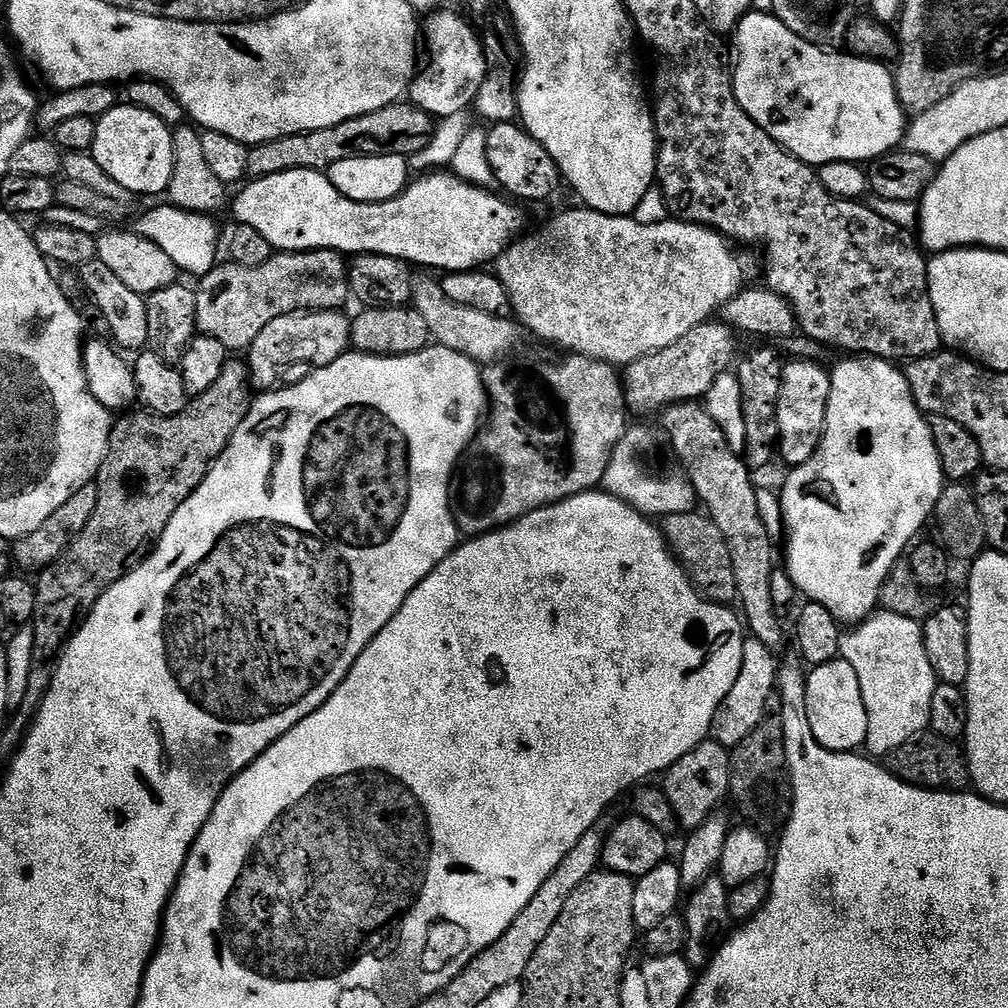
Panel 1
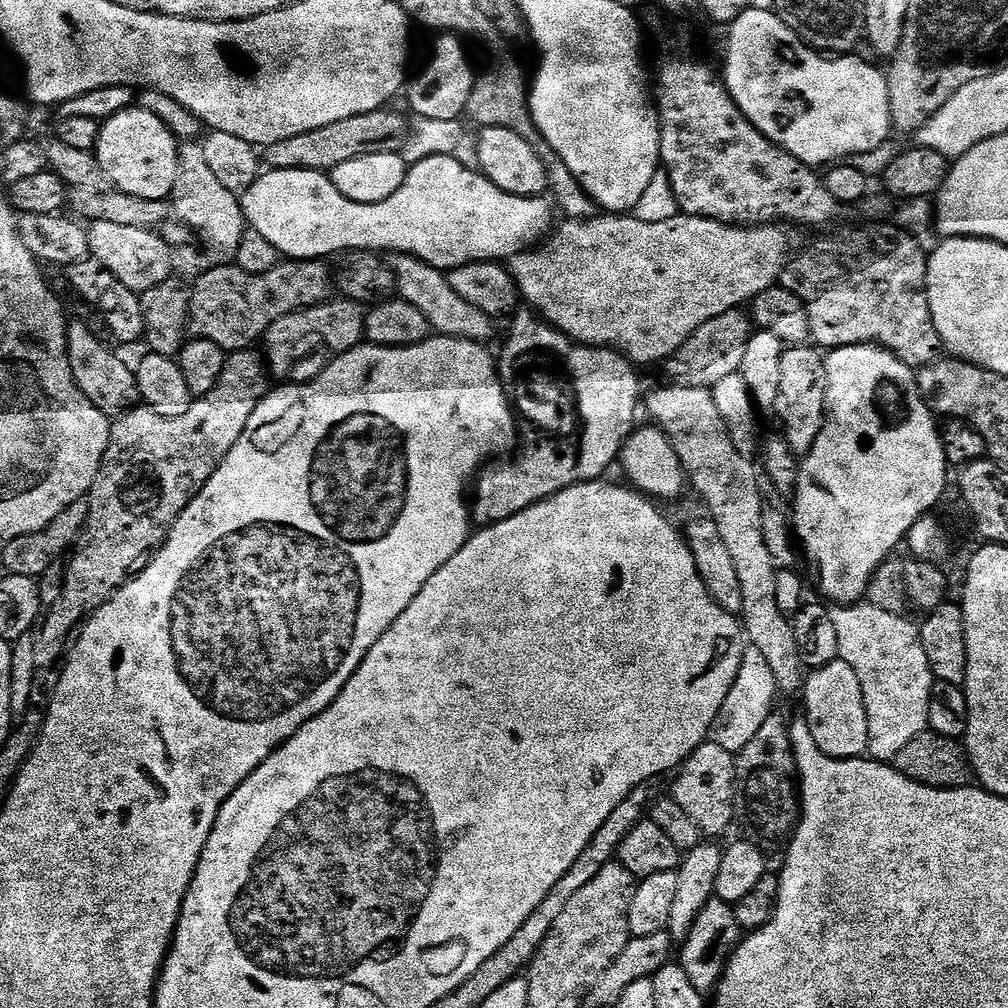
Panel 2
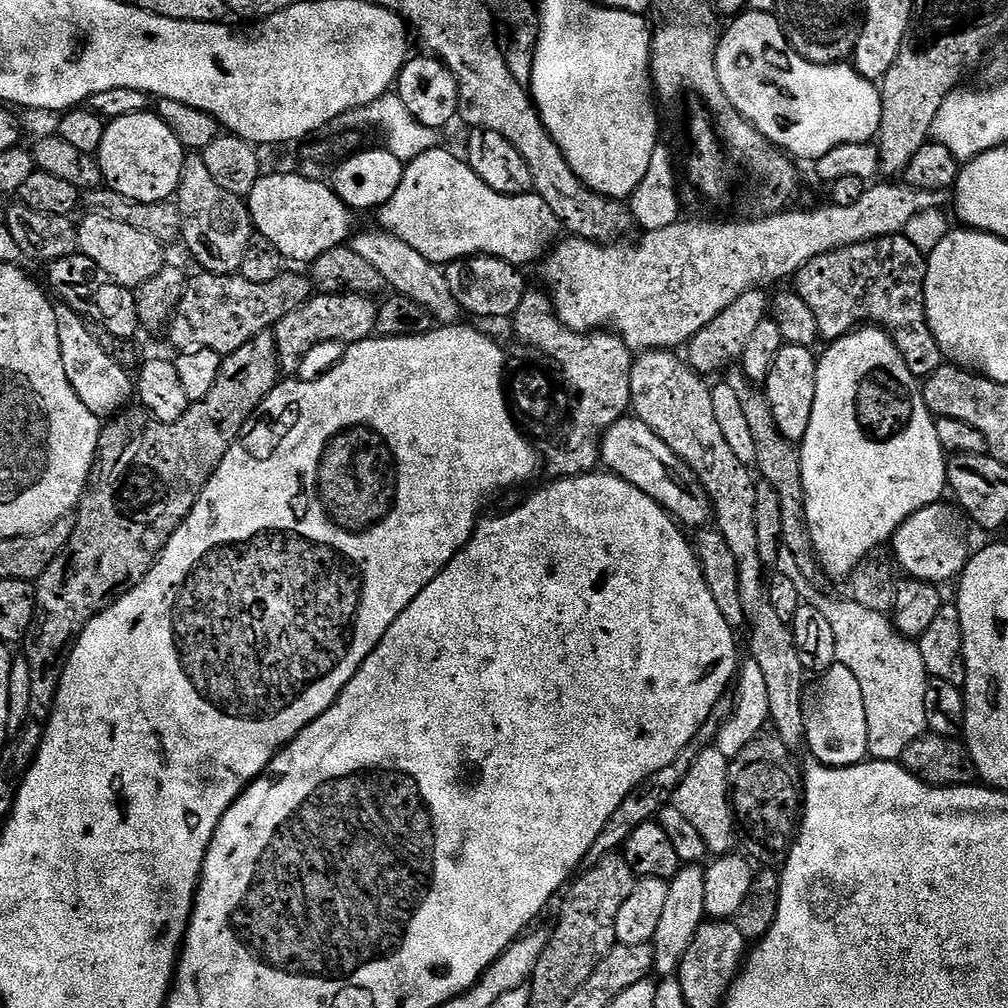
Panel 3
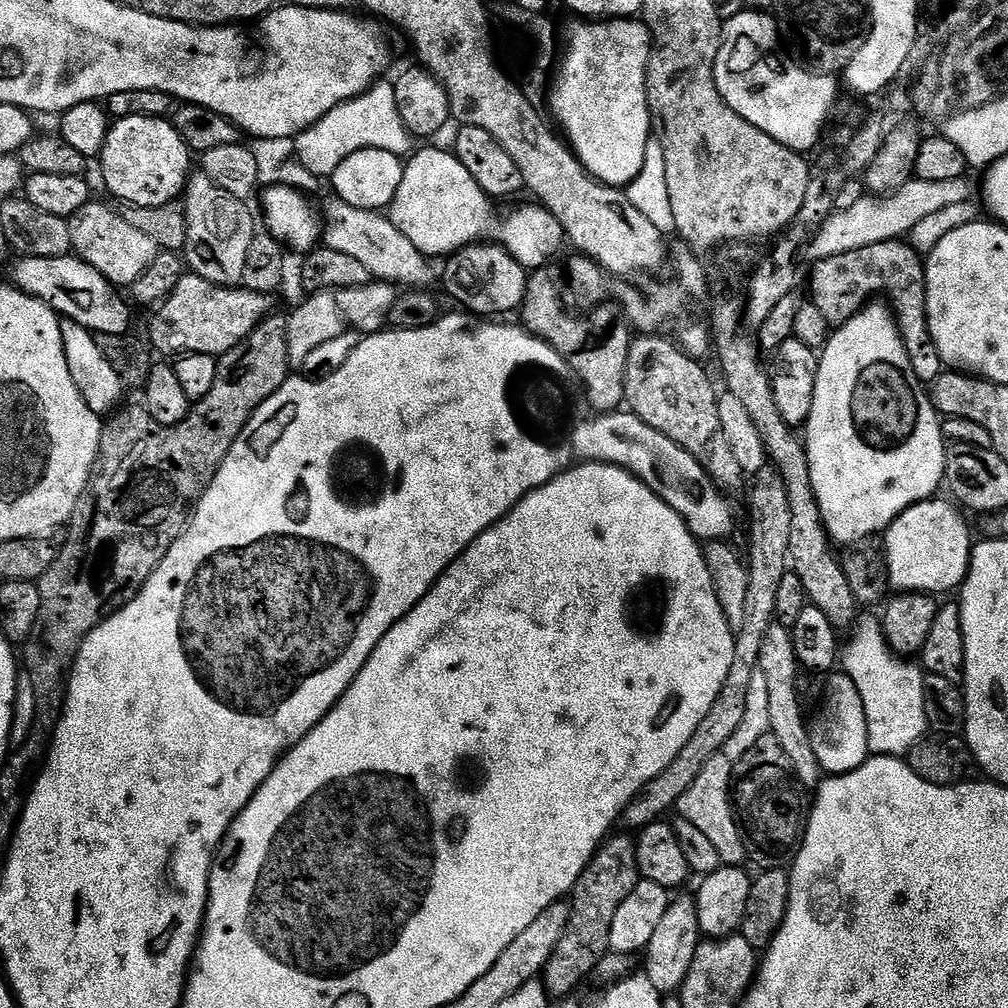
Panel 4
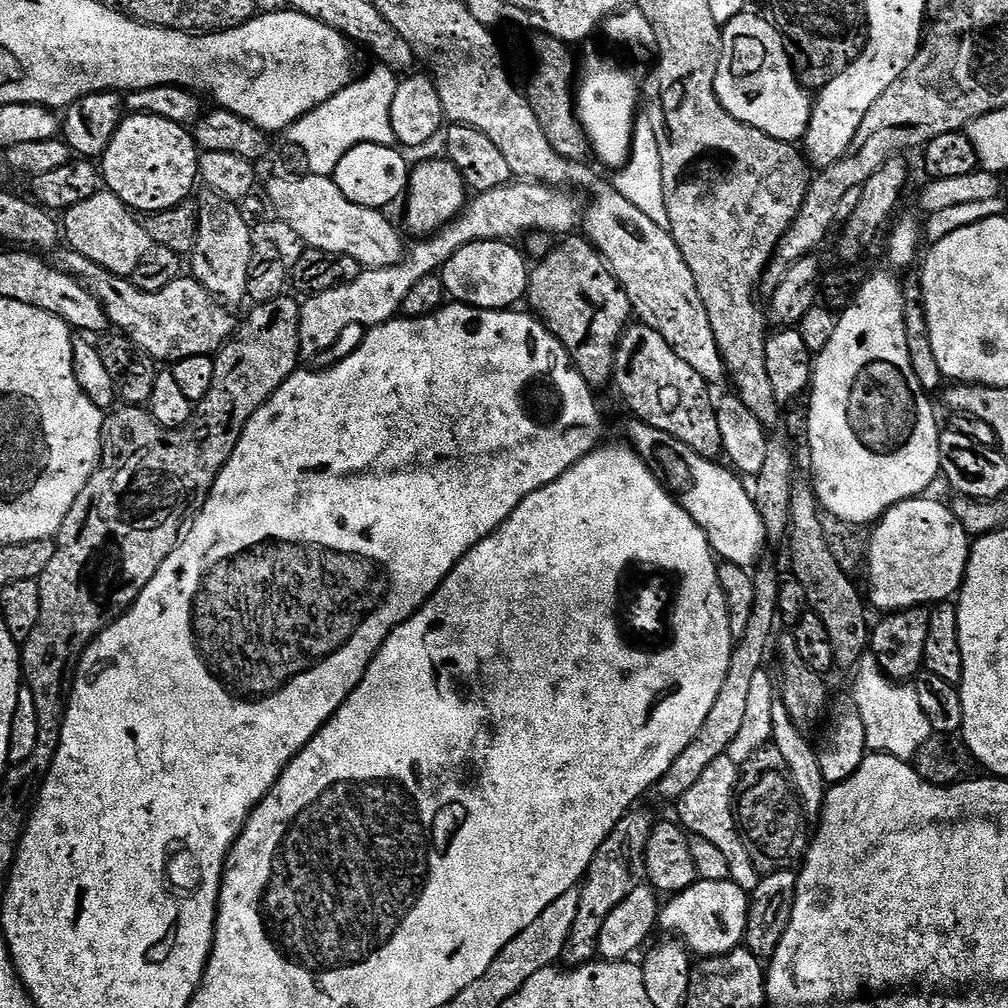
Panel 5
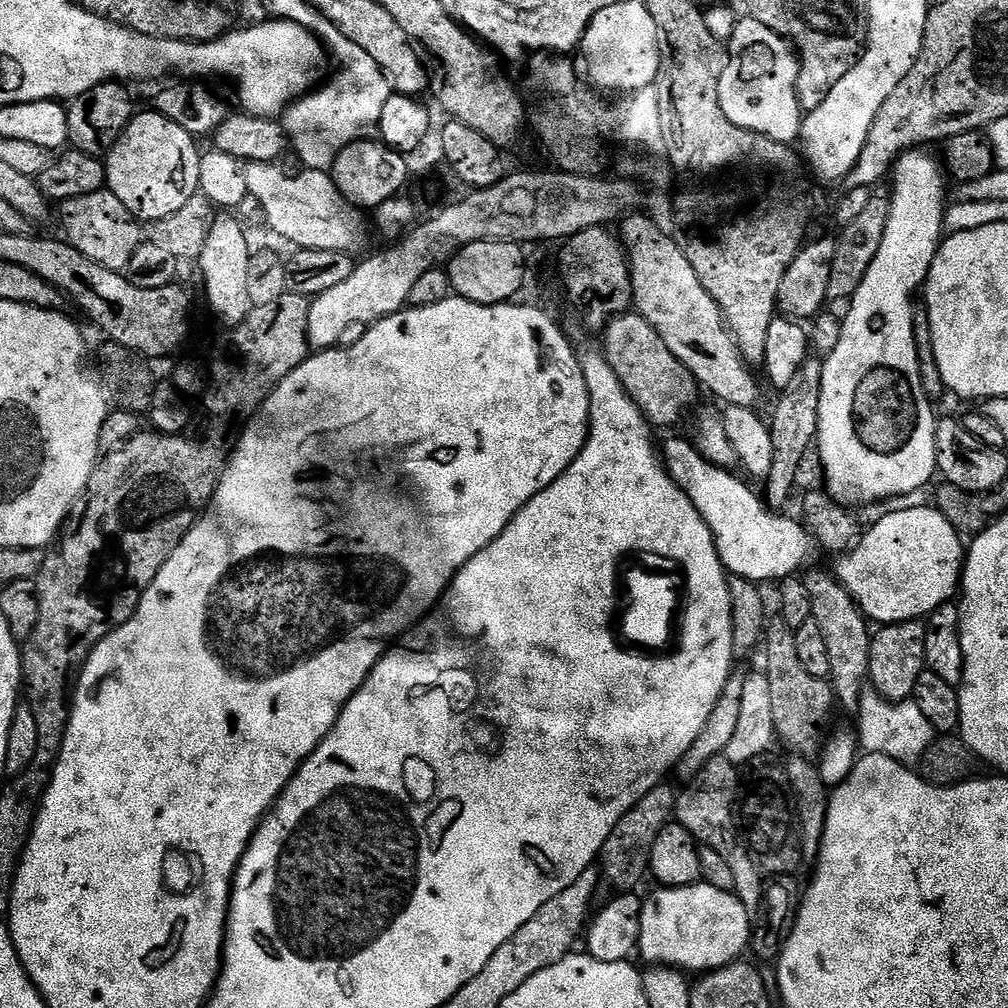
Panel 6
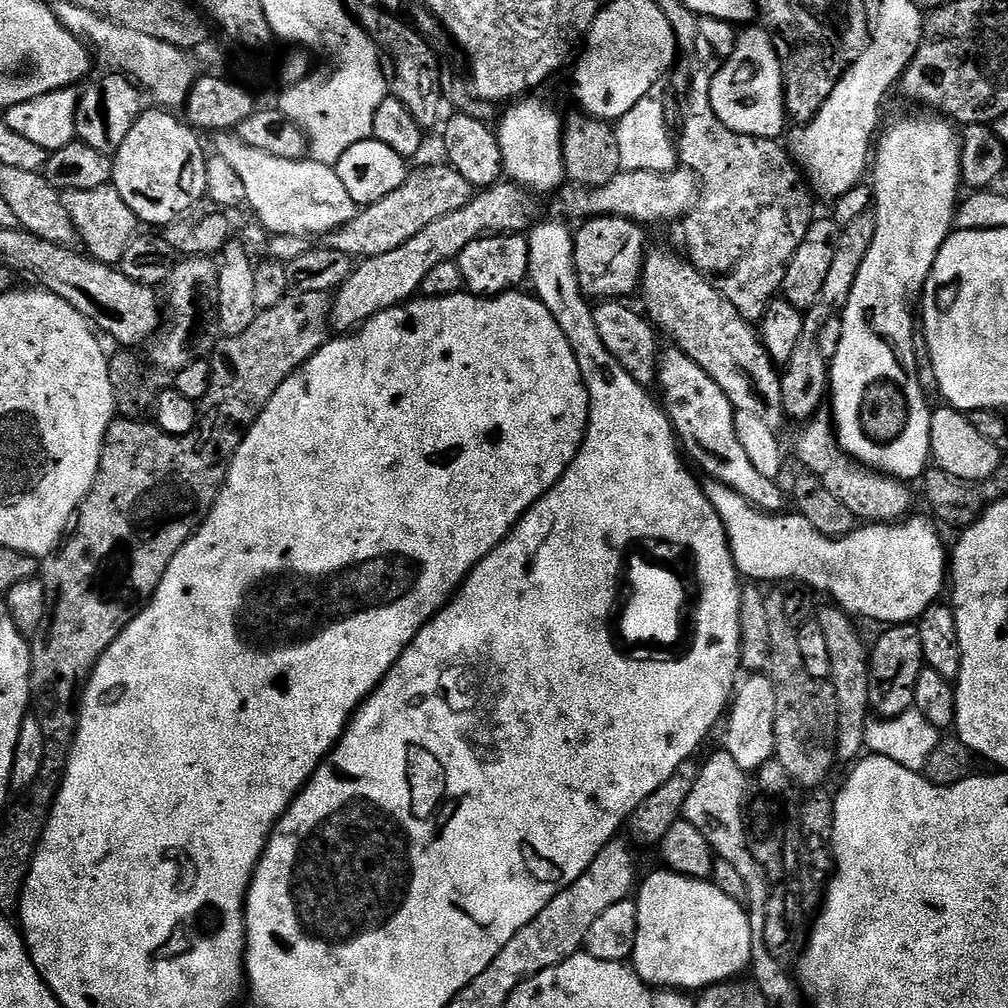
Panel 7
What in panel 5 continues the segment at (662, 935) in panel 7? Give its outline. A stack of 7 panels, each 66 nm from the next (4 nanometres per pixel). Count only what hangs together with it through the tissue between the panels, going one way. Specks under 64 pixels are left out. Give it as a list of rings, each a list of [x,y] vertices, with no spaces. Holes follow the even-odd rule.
[[[697,879],[685,892],[671,897],[672,904],[663,905],[658,920],[673,928],[697,957],[724,956],[744,944],[750,896],[732,881]],[[681,932],[681,933],[680,933]]]

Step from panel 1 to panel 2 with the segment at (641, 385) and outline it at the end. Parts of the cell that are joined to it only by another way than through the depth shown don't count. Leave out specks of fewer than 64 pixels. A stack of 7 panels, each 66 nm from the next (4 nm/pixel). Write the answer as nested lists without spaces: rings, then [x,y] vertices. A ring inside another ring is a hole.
[[[732,308],[726,314],[718,314],[718,318],[710,318],[710,322],[698,326],[698,330],[694,330],[694,334],[690,334],[690,338],[686,338],[684,345],[667,361],[671,379],[690,388],[711,390],[718,382],[722,382],[722,378],[737,375],[742,366],[746,342],[753,331],[749,313],[740,308]]]

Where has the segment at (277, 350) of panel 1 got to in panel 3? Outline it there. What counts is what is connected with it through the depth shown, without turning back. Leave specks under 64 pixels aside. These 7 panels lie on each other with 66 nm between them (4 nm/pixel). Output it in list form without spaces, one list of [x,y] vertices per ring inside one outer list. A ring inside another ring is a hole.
[[[316,294],[308,303],[298,310],[286,314],[276,323],[274,335],[278,362],[281,373],[292,378],[304,364],[304,359],[315,350],[319,344],[336,344],[344,340],[345,345],[357,344],[359,340],[367,340],[376,332],[375,299],[366,296],[350,296],[347,294]]]

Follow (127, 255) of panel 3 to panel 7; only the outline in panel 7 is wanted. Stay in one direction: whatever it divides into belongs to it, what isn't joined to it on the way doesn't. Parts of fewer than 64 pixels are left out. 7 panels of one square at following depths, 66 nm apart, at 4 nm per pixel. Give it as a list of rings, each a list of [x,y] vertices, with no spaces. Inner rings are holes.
[[[107,184],[98,186],[98,190],[66,190],[60,193],[60,198],[73,219],[79,243],[84,243],[83,251],[103,264],[119,265],[122,254],[126,254],[126,246],[138,235],[136,215],[122,202],[122,194]]]

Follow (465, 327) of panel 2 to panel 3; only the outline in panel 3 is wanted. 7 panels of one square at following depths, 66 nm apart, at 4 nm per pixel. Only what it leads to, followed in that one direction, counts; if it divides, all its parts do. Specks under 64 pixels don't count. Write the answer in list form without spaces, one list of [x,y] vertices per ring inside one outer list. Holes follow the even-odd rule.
[[[357,231],[351,237],[350,246],[359,256],[366,258],[366,262],[370,262],[370,266],[374,266],[374,270],[378,270],[378,274],[382,274],[385,285],[389,289],[392,288],[391,291],[395,295],[410,298],[414,302],[418,302],[418,306],[426,306],[426,310],[432,312],[433,321],[437,325],[461,323],[462,309],[458,298],[454,298],[453,292],[450,291],[450,282],[446,282],[444,268],[422,258],[422,254],[418,254],[418,250],[414,250],[414,246],[394,238],[389,232],[375,231]]]

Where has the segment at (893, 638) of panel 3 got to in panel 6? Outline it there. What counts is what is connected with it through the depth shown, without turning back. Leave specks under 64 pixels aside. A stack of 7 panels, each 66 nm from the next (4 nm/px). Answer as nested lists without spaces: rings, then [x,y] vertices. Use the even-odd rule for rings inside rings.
[[[865,690],[860,696],[858,719],[860,719],[859,747],[873,756],[885,756],[897,760],[902,765],[912,766],[933,747],[934,730],[930,722],[926,722],[926,714],[922,714],[922,710],[918,710],[914,702],[893,702],[885,700],[875,690]]]

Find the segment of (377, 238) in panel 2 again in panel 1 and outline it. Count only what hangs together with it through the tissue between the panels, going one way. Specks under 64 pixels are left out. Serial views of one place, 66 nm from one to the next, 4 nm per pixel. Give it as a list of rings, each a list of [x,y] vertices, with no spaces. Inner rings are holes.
[[[286,170],[286,174],[270,174],[269,176],[253,179],[248,183],[245,183],[243,187],[239,189],[241,192],[238,193],[237,196],[235,193],[234,199],[230,204],[230,209],[232,208],[233,214],[236,215],[233,216],[235,223],[254,226],[254,230],[258,230],[258,234],[262,234],[262,238],[266,238],[266,242],[270,242],[272,249],[281,252],[314,252],[316,249],[321,248],[322,250],[330,250],[331,252],[338,252],[341,254],[389,256],[390,258],[406,260],[413,266],[419,266],[419,264],[421,264],[424,268],[441,268],[441,273],[444,274],[449,272],[471,272],[491,265],[507,250],[508,245],[513,243],[513,241],[525,231],[525,229],[523,230],[524,216],[515,208],[515,206],[517,207],[515,203],[509,202],[503,195],[500,195],[501,197],[495,196],[495,194],[492,193],[492,190],[489,190],[488,188],[478,188],[474,184],[466,183],[465,180],[459,180],[448,170],[437,170],[421,175],[419,178],[413,179],[408,187],[405,188],[404,191],[398,193],[394,198],[383,200],[382,202],[354,202],[338,191],[338,189],[329,182],[325,173],[315,172],[314,170]]]

